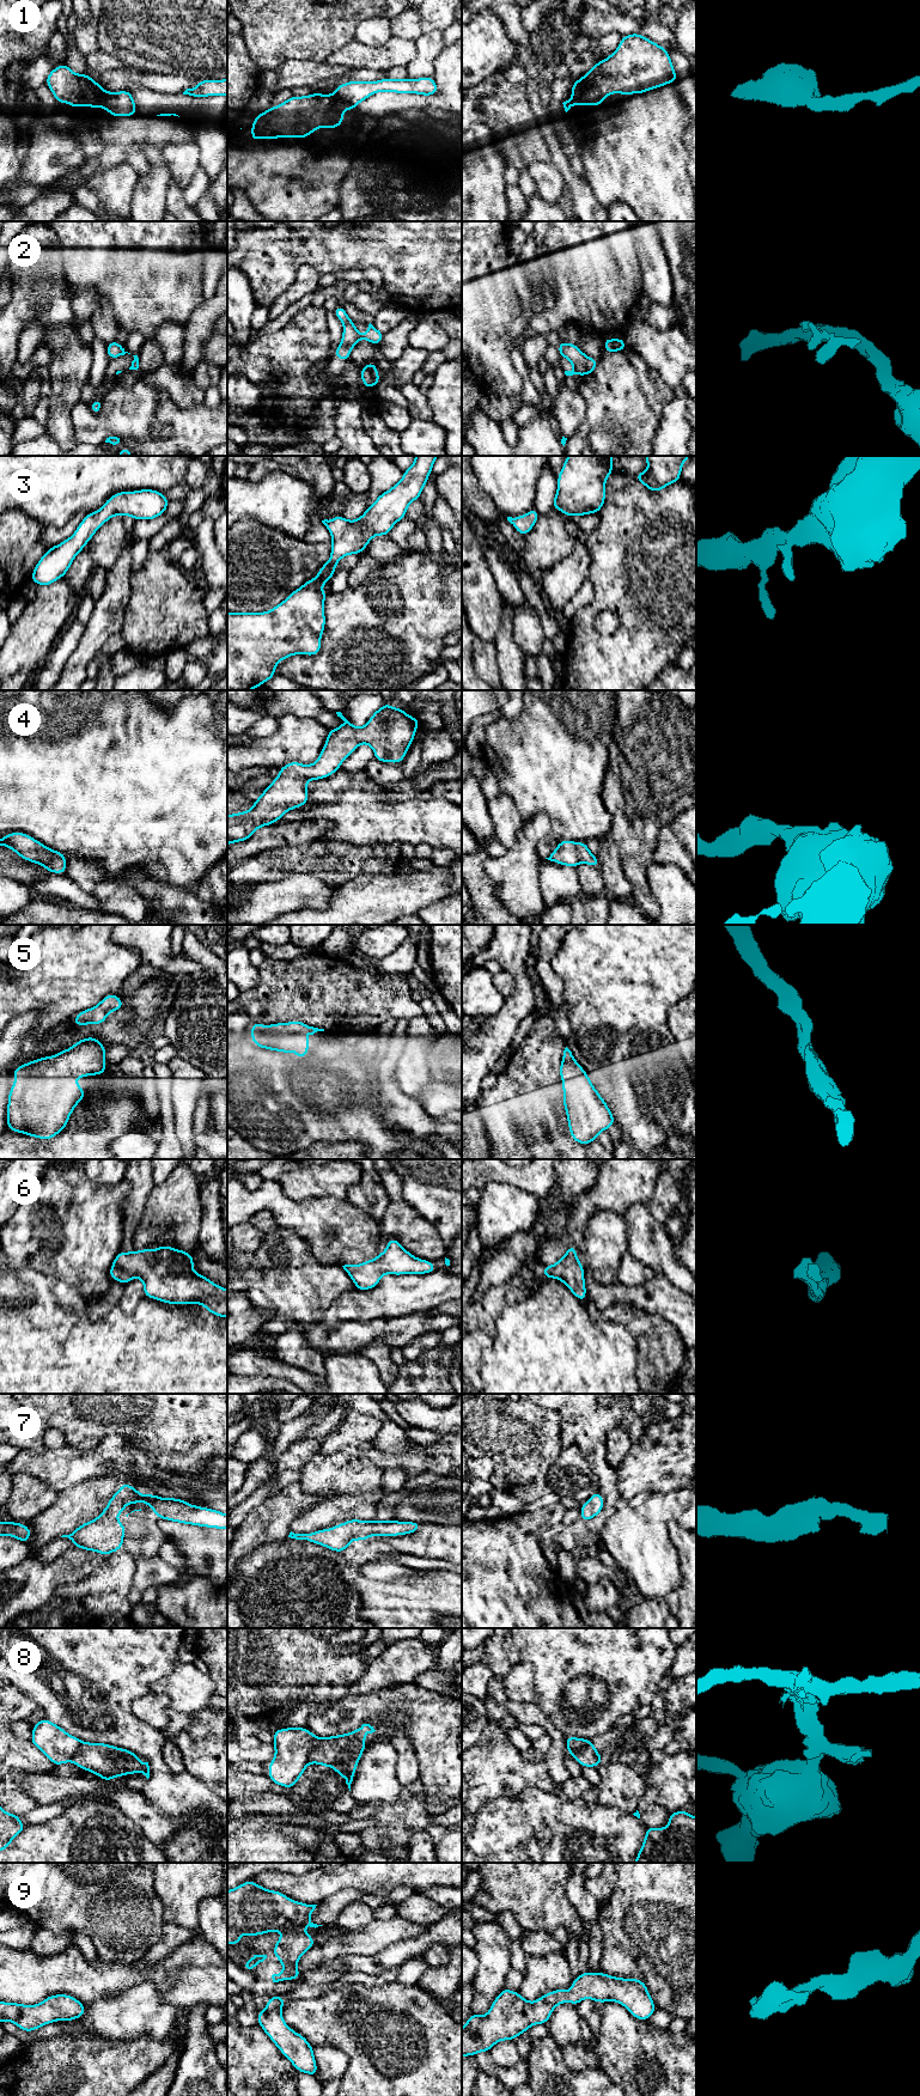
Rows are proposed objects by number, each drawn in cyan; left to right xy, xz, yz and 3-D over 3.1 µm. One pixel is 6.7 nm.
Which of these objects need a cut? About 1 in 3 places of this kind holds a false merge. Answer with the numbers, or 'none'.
1, 2, 8

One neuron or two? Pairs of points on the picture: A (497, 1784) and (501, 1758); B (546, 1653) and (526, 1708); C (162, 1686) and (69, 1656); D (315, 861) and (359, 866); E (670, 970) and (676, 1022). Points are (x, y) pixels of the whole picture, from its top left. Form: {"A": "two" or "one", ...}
{"A": "one", "B": "two", "C": "two", "D": "one", "E": "two"}

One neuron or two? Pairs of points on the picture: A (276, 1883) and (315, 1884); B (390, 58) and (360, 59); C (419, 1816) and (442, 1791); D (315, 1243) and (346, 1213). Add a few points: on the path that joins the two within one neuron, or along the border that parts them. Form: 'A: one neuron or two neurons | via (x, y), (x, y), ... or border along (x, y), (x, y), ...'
A: one neuron | via (286, 1883), (305, 1884)
B: one neuron | via (383, 58), (367, 58)
C: two neurons | border along (419, 1779), (425, 1799), (428, 1803)
D: one neuron | via (316, 1234), (336, 1213)

